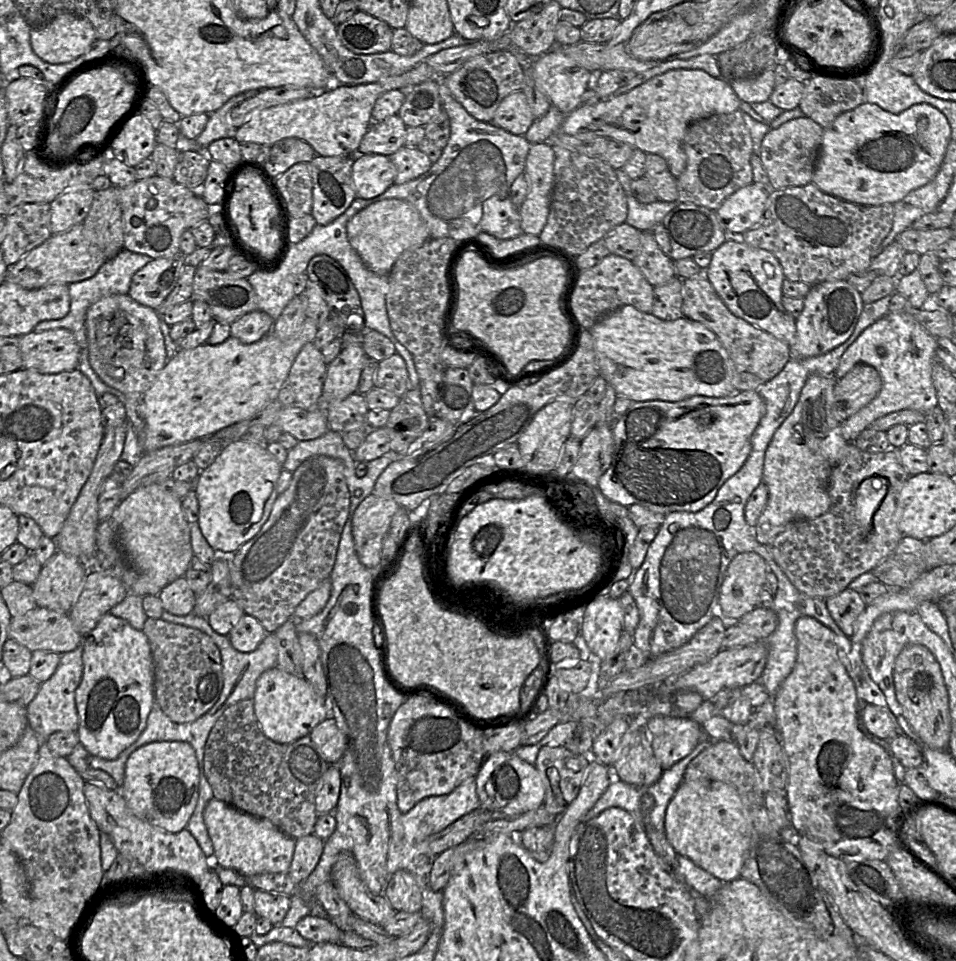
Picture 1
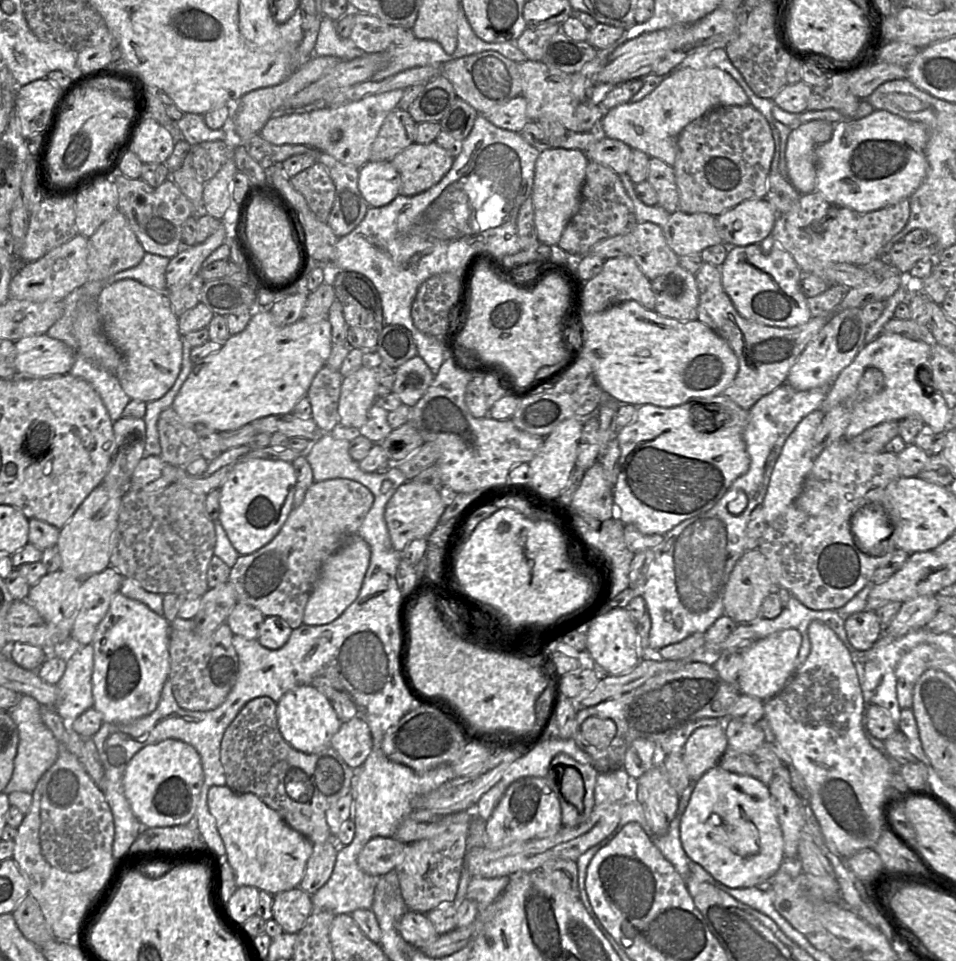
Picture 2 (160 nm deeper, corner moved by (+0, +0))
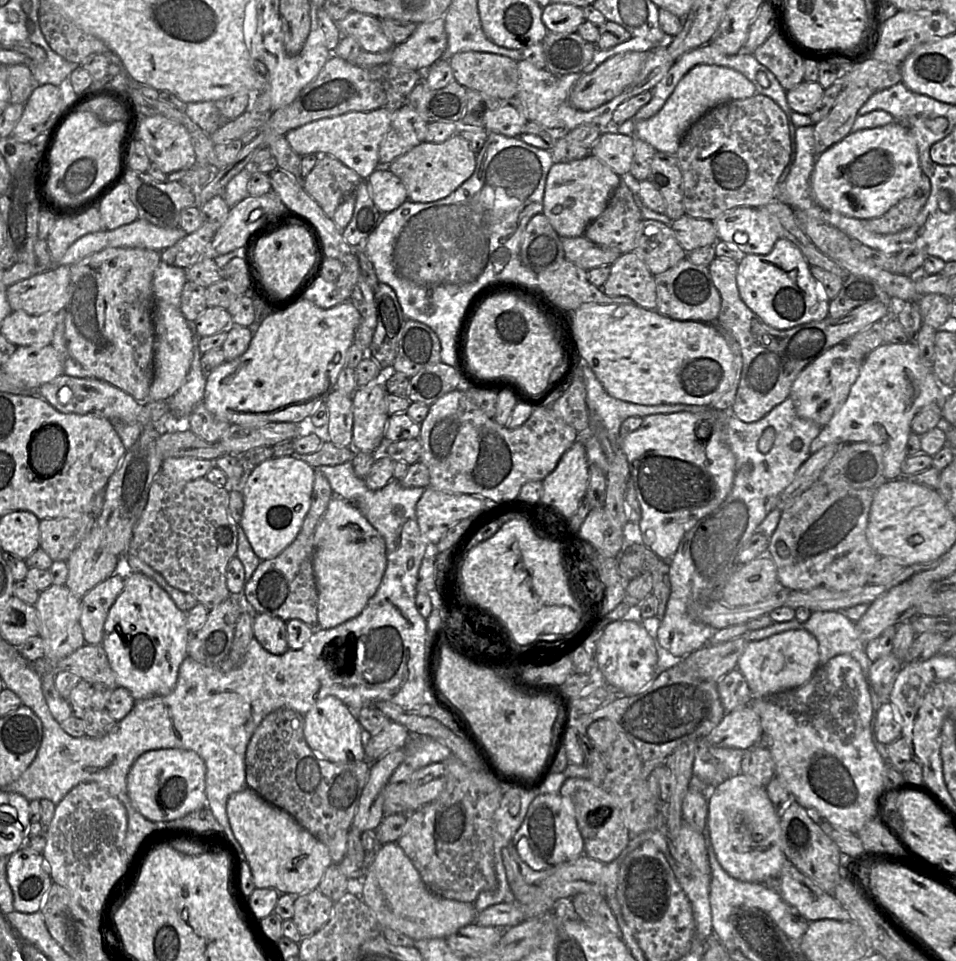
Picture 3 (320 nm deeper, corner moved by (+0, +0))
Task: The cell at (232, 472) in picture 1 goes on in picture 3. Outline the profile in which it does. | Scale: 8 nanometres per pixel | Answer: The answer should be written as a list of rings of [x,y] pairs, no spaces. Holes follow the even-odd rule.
[[[293,456],[271,457],[257,465],[241,491],[243,512],[239,526],[261,560],[277,557],[301,531],[310,509],[315,468]]]

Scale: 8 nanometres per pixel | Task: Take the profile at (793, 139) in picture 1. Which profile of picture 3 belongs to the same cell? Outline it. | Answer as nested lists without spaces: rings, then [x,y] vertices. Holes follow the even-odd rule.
[[[847,86],[841,90],[829,114],[813,125],[815,160],[851,133],[859,109],[873,93],[870,88],[857,86]]]

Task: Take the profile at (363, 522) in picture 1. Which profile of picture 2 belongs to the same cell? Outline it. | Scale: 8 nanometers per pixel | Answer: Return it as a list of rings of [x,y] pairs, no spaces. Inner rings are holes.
[[[420,481],[400,485],[386,504],[384,518],[393,548],[401,552],[410,542],[427,539],[438,525],[447,507],[449,494],[444,487],[435,487]]]

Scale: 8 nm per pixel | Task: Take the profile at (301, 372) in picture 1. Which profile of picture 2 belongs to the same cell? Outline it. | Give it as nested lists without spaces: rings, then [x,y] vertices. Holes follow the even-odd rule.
[[[325,365],[314,376],[305,395],[311,404],[311,418],[325,433],[340,423],[337,407],[343,378]]]

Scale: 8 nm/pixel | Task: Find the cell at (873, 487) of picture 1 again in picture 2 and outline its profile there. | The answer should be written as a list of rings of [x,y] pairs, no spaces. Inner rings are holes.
[[[864,506],[851,519],[851,532],[861,550],[870,555],[881,553],[881,542],[888,537],[891,523],[882,508]]]

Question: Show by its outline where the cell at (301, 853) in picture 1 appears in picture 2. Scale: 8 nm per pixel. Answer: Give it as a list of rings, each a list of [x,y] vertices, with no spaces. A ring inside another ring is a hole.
[[[333,838],[324,843],[313,843],[313,851],[299,888],[313,895],[327,883],[335,866],[337,845],[339,844],[334,842]]]

